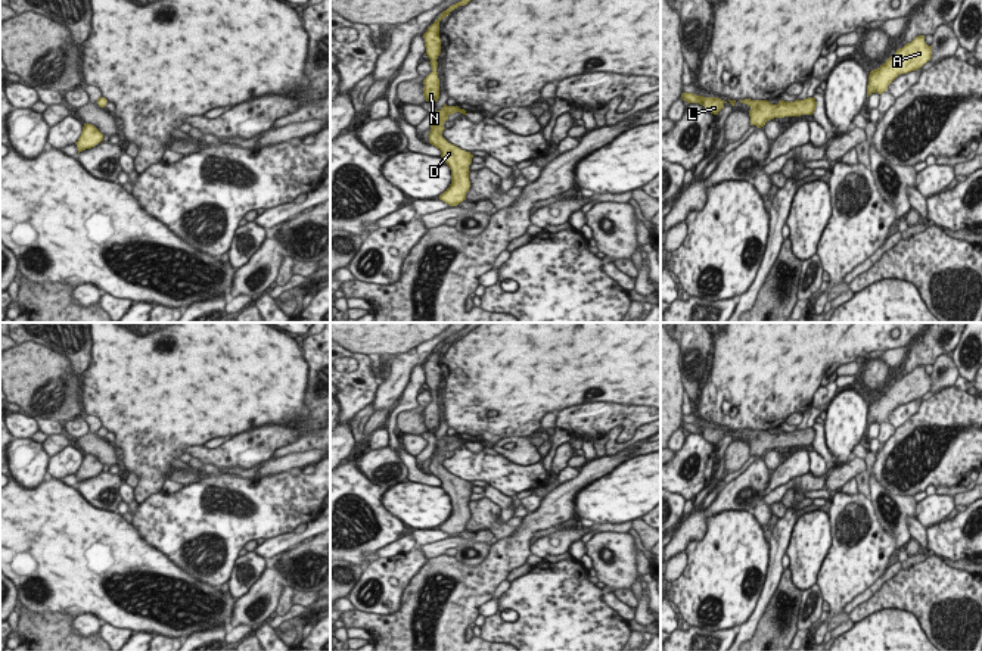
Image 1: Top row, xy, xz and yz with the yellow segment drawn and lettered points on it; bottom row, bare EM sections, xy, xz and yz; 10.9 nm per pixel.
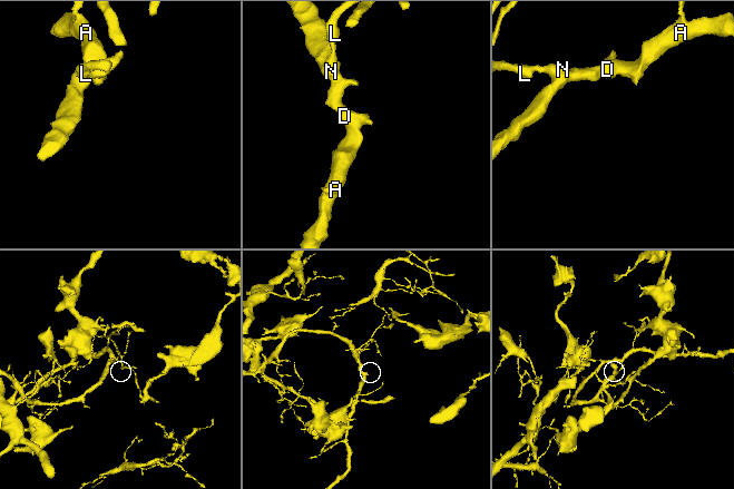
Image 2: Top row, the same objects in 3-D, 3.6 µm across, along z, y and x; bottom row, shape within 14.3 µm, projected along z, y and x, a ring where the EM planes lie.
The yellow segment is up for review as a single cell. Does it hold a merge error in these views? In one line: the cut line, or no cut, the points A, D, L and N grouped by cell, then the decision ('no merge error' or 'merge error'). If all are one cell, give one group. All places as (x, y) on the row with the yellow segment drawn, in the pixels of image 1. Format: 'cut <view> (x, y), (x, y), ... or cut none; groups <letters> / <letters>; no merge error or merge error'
cut none; groups A D L N; no merge error

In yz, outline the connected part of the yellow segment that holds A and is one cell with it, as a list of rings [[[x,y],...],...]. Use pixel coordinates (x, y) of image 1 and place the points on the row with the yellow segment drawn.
[[[924,35],[916,37],[902,49],[898,49],[883,65],[868,75],[867,97],[871,93],[882,94],[888,85],[901,74],[917,71],[932,57],[932,46],[927,46]]]

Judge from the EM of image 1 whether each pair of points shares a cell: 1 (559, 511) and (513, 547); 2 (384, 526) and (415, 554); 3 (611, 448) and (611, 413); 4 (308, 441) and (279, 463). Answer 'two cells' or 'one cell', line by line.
1: one cell
2: two cells
3: two cells
4: two cells

